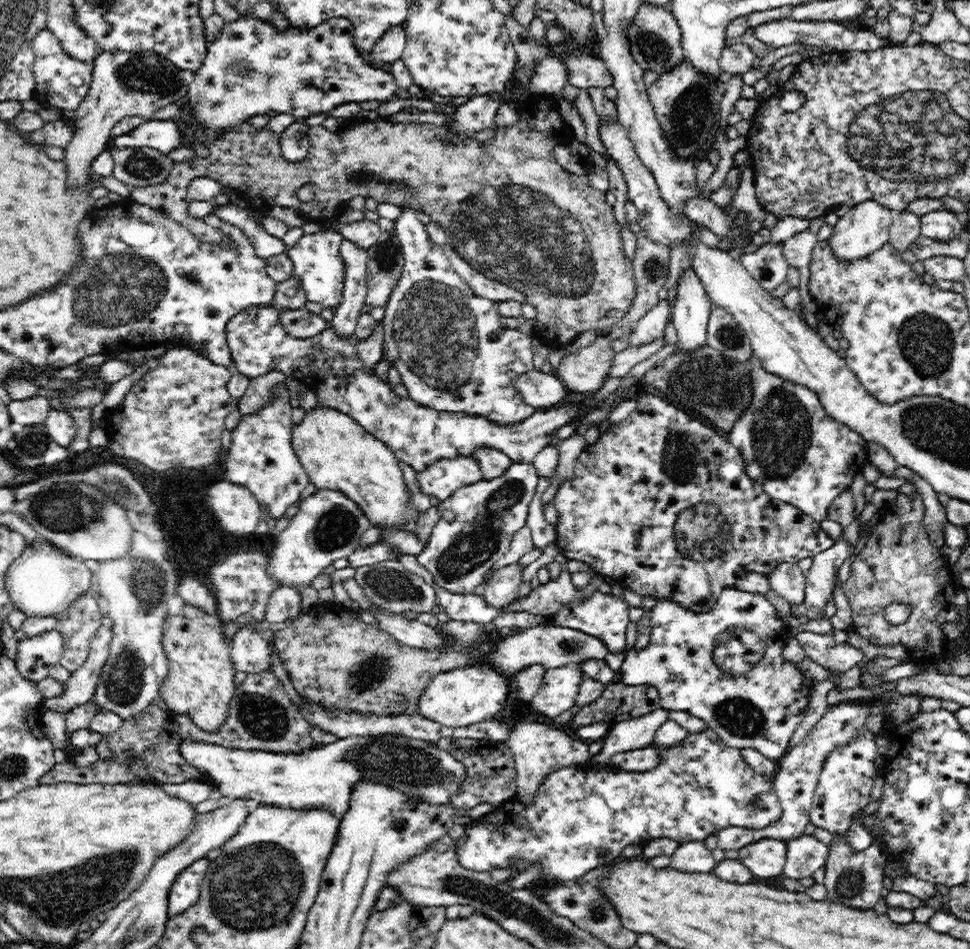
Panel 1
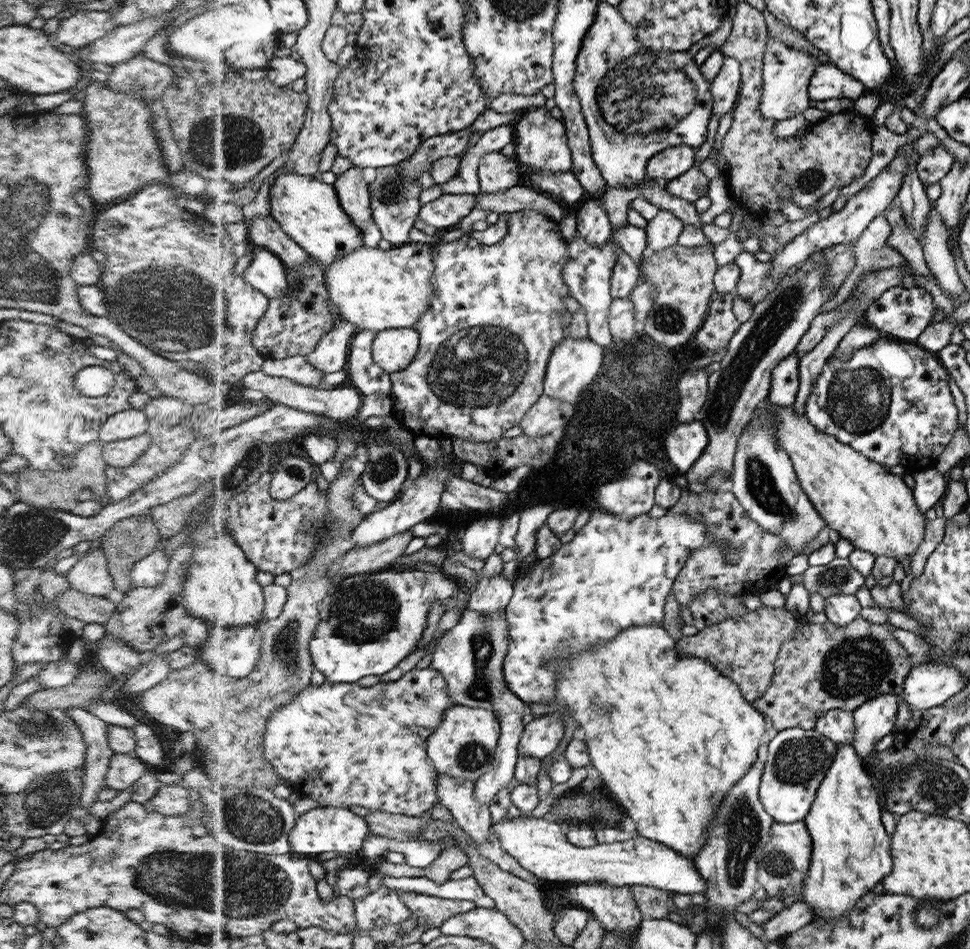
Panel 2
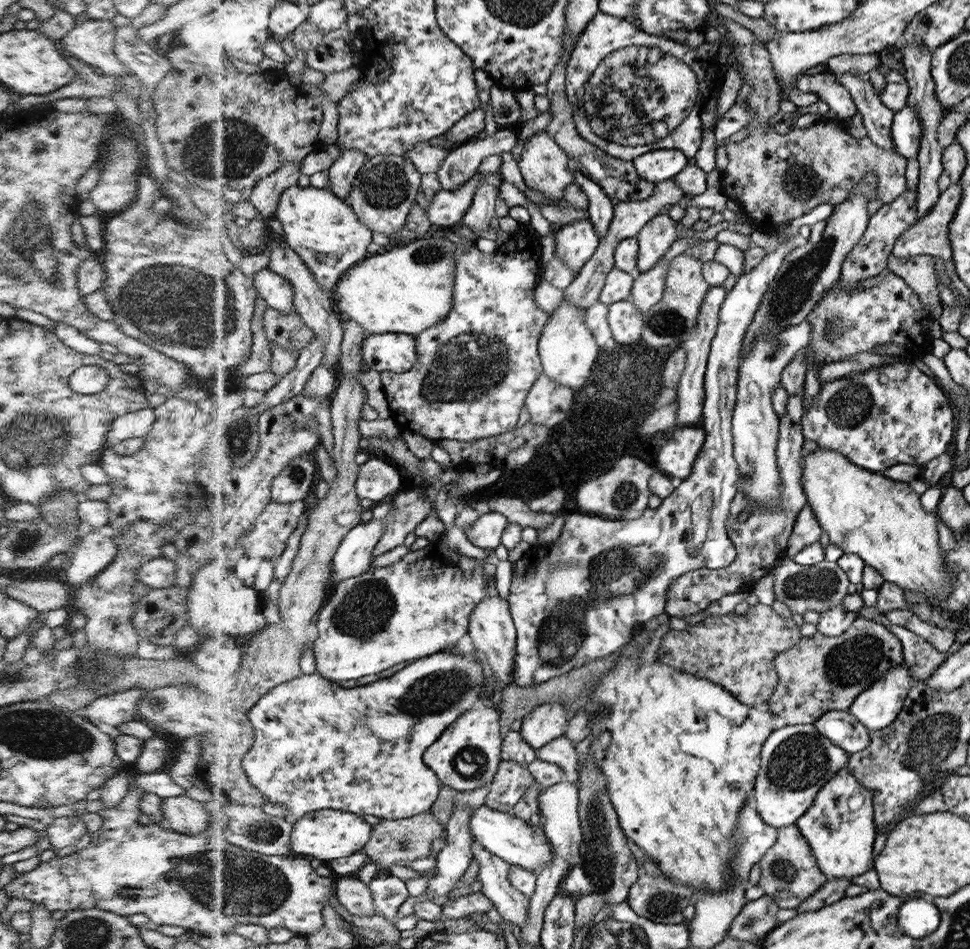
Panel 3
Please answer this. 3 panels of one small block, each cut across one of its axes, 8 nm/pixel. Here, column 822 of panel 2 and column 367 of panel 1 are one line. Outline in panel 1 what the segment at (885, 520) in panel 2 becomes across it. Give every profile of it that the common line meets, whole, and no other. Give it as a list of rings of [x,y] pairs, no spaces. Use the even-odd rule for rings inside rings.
[[[326,406],[311,409],[298,426],[294,424],[291,439],[309,482],[317,489],[343,491],[374,526],[400,530],[414,525],[420,512],[410,501],[410,490],[397,456],[380,439],[368,434],[351,415]]]

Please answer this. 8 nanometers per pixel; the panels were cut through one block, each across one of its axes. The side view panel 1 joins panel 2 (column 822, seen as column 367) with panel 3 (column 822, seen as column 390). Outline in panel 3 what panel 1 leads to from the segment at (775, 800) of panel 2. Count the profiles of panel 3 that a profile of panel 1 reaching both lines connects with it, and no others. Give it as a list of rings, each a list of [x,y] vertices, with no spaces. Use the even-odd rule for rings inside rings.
[[[813,724],[786,725],[770,734],[761,750],[761,769],[757,781],[753,786],[756,809],[769,826],[779,831],[783,827],[796,824],[808,812],[810,806],[817,798],[821,788],[843,767],[848,764],[846,760],[849,753],[833,743],[826,735]]]

